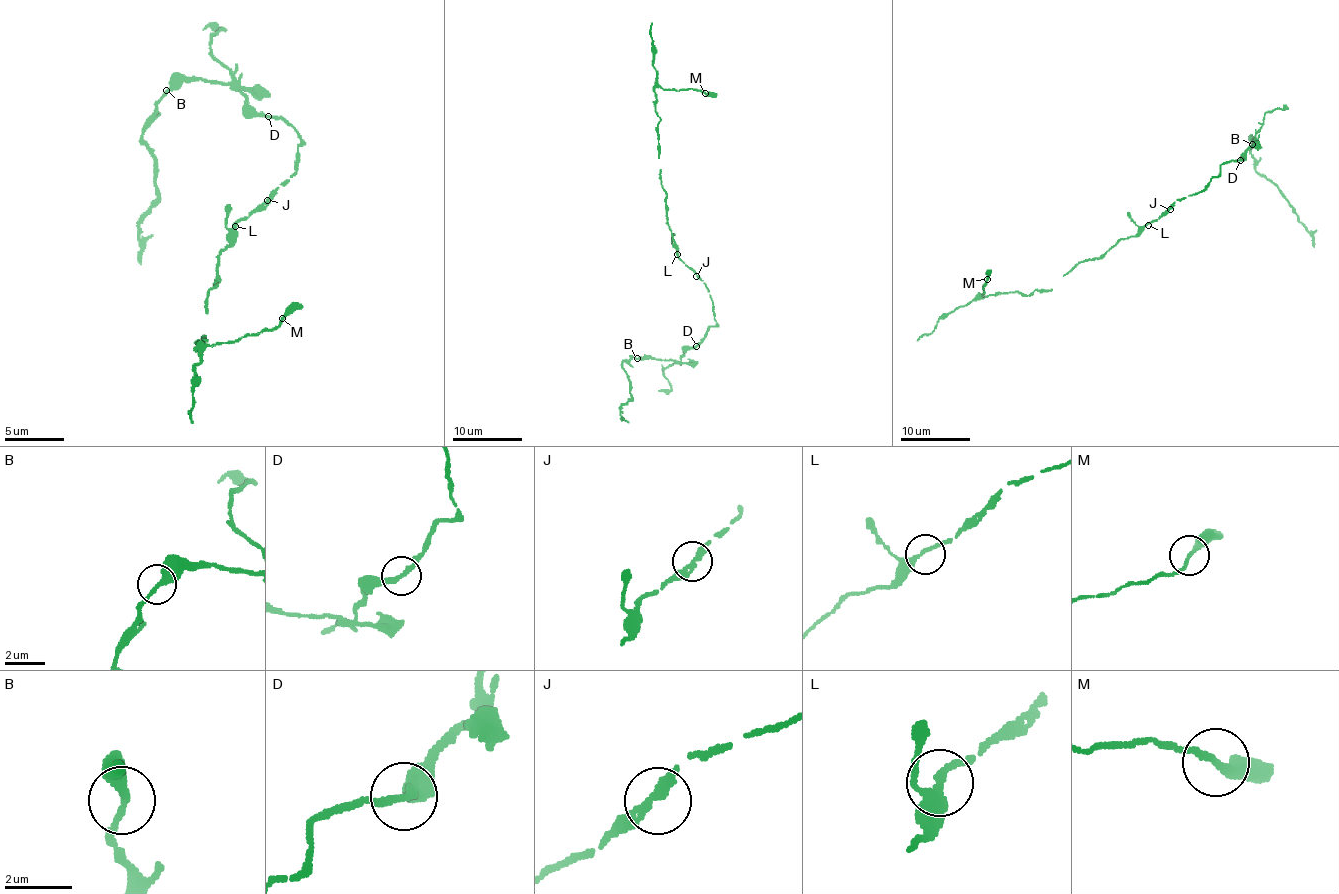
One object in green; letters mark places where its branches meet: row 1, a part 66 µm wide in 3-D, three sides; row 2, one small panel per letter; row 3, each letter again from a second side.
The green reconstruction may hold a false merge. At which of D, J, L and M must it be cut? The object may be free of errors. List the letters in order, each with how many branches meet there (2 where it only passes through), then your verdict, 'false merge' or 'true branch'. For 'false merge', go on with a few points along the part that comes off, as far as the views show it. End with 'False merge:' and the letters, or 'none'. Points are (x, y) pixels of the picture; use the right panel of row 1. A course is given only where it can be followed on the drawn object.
D: 2 branches meet; false merge; foreign part runs (1240, 160), (1256, 143), (1252, 139), (1251, 150), (1256, 171), (1275, 186), (1291, 207), (1312, 237), (1313, 247)
J: 2 branches meet; true branch
L: 2 branches meet; true branch
M: 2 branches meet; true branch
False merge: D

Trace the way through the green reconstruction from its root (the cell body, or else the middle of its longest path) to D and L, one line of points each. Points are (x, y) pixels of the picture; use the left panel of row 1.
D: (270, 197), (294, 173), (300, 134), (285, 120), (267, 117)
L: (270, 197), (235, 226)

